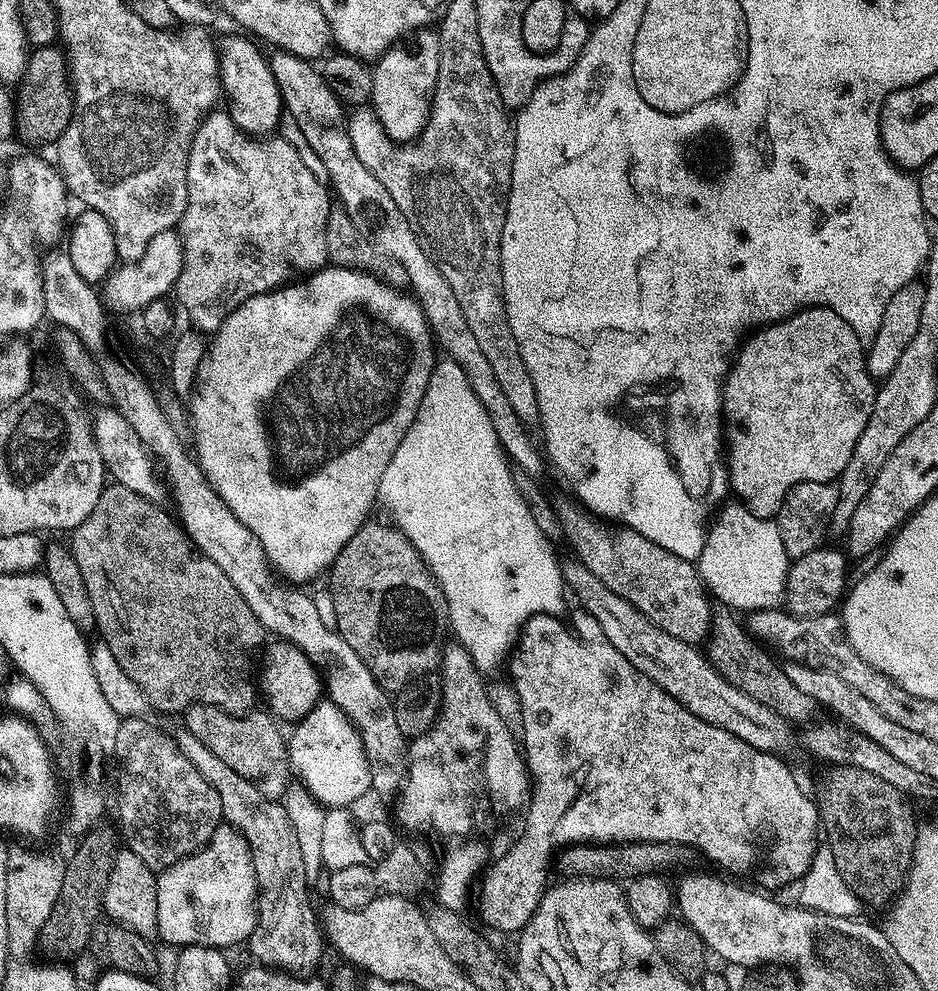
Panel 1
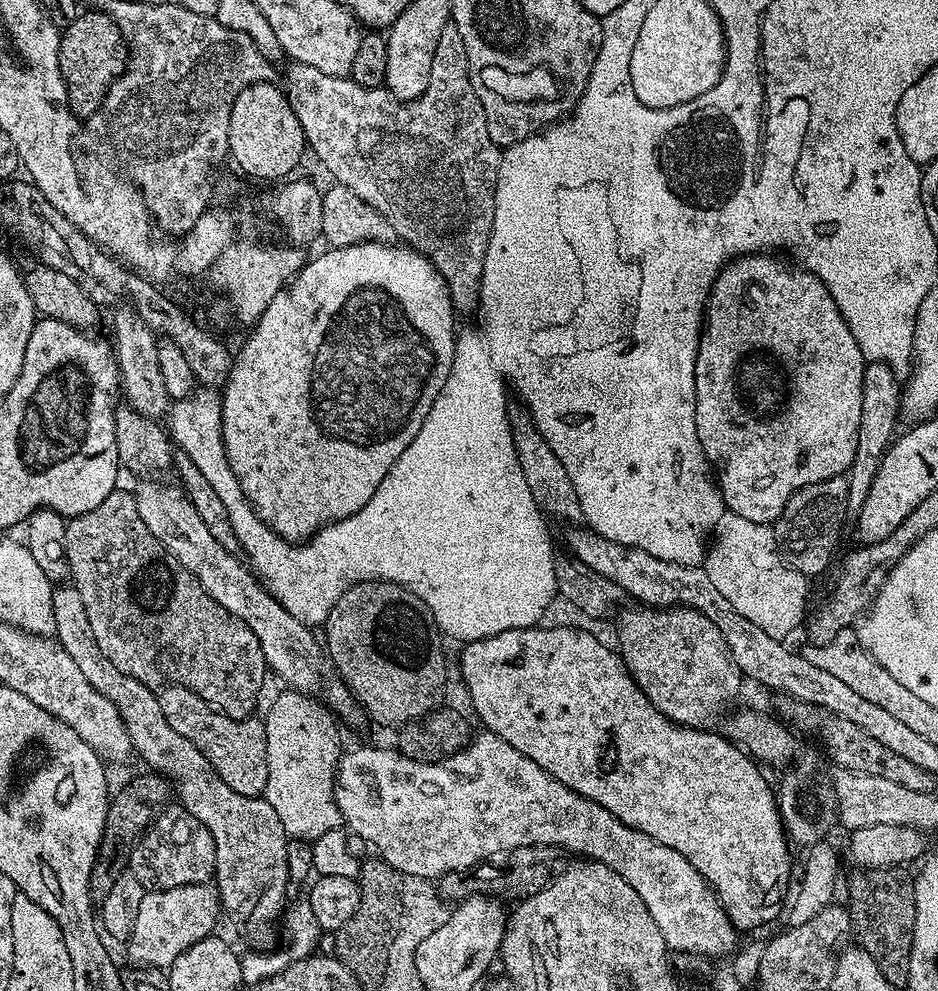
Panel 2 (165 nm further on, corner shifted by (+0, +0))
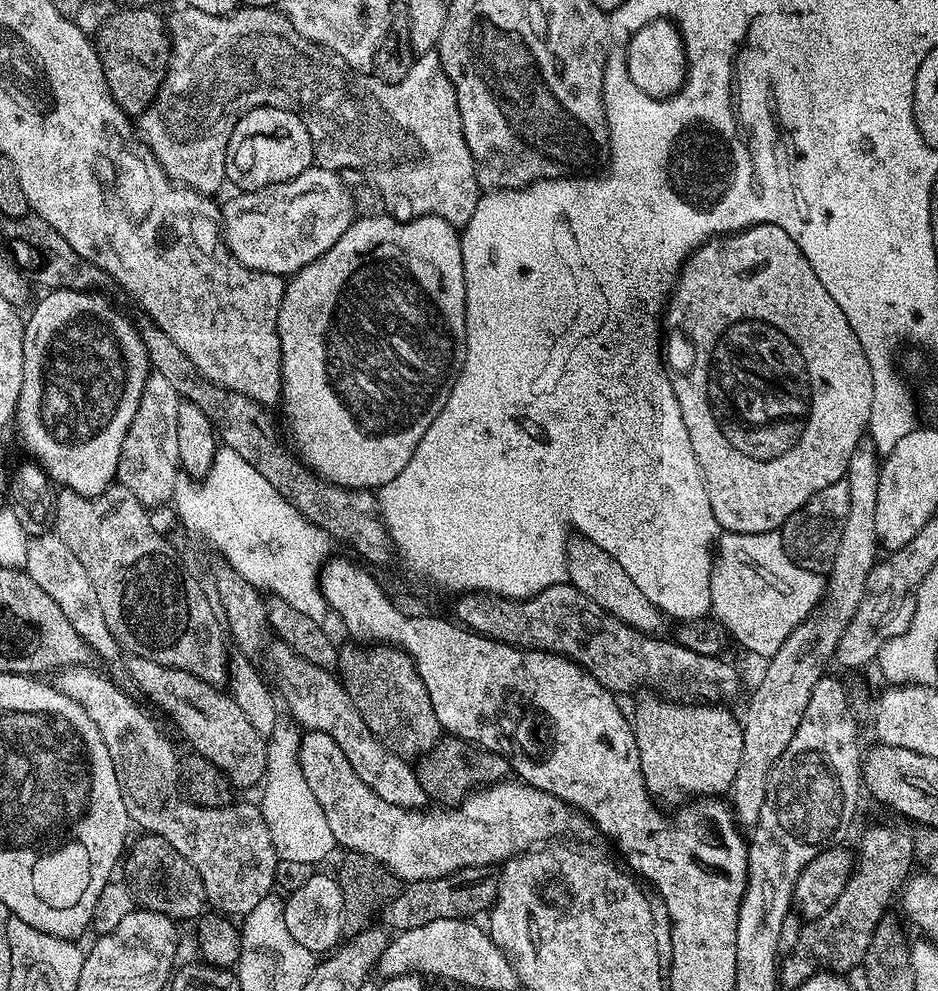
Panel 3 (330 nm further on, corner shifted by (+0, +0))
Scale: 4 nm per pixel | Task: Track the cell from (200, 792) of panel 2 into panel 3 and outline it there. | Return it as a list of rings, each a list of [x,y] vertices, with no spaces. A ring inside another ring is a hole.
[[[45,534],[42,536],[33,536],[29,539],[28,549],[26,550],[26,562],[23,571],[30,574],[30,578],[34,578],[34,582],[38,582],[38,586],[42,586],[42,590],[46,590],[46,594],[50,594],[50,598],[54,598],[54,603],[62,609],[62,614],[66,614],[67,621],[70,626],[74,626],[74,630],[78,630],[78,638],[82,638],[82,642],[88,644],[89,649],[93,653],[96,652],[104,660],[119,661],[122,656],[120,643],[114,638],[114,634],[110,634],[110,630],[106,626],[106,617],[102,614],[102,606],[98,602],[98,594],[94,594],[94,585],[90,582],[90,574],[86,574],[82,562],[78,562],[78,558],[74,558],[74,553],[70,551],[70,546],[66,546],[55,534]]]

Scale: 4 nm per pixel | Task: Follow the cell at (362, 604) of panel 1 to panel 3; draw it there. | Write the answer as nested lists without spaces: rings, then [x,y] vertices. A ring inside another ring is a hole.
[[[348,642],[338,652],[338,679],[350,698],[362,714],[366,726],[370,726],[377,738],[395,756],[412,762],[424,756],[442,738],[442,729],[438,722],[438,714],[434,714],[434,706],[430,703],[430,694],[426,694],[426,686],[414,666],[411,656],[399,646],[361,646],[356,642]]]

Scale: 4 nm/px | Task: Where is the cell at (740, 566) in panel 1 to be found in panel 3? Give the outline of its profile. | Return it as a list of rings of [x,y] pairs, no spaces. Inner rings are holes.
[[[779,531],[746,534],[742,537],[741,544],[744,544],[741,548],[732,548],[728,552],[724,542],[720,542],[714,549],[710,574],[713,594],[711,615],[720,622],[733,641],[744,640],[746,651],[771,658],[778,646],[782,646],[782,642],[790,638],[793,630],[820,607],[826,588],[822,583],[821,573],[806,570],[788,557]]]

